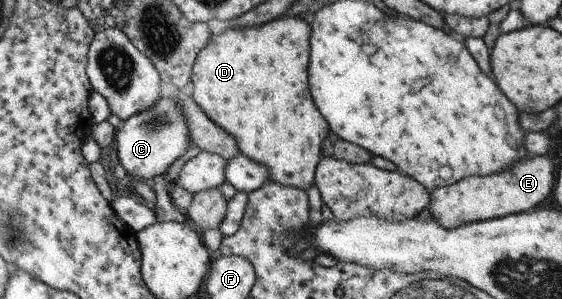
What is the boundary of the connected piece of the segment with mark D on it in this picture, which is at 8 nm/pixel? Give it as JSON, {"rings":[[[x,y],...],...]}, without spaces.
{"rings":[[[279,18],[279,20],[271,20],[261,26],[247,26],[245,30],[241,28],[233,28],[233,25],[229,26],[223,33],[219,35],[212,35],[209,44],[199,52],[192,70],[191,82],[193,82],[193,98],[198,104],[199,108],[223,130],[227,130],[235,142],[237,142],[237,148],[241,155],[263,164],[267,170],[269,170],[269,180],[277,182],[277,184],[283,184],[283,186],[293,186],[293,188],[301,188],[301,190],[307,190],[315,182],[315,171],[319,162],[323,159],[321,155],[321,148],[323,148],[323,142],[327,138],[327,132],[329,132],[329,126],[325,124],[325,118],[317,112],[313,100],[311,100],[311,94],[309,94],[309,86],[307,86],[307,64],[309,64],[309,24],[305,22],[305,18]]]}

